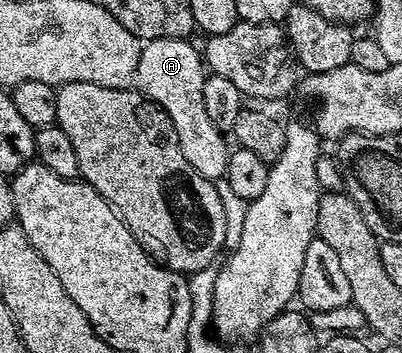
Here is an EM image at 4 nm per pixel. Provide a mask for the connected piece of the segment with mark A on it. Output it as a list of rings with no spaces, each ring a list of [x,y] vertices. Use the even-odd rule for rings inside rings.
[[[163,37],[147,42],[141,48],[134,85],[139,92],[148,97],[155,105],[160,105],[170,115],[174,123],[174,131],[178,131],[178,143],[182,147],[182,155],[186,155],[186,163],[198,171],[198,175],[207,181],[219,182],[226,171],[230,145],[227,145],[225,134],[221,133],[214,123],[210,123],[210,115],[206,115],[206,107],[202,104],[202,85],[206,76],[206,66],[201,50],[191,45],[191,40],[178,37]]]

